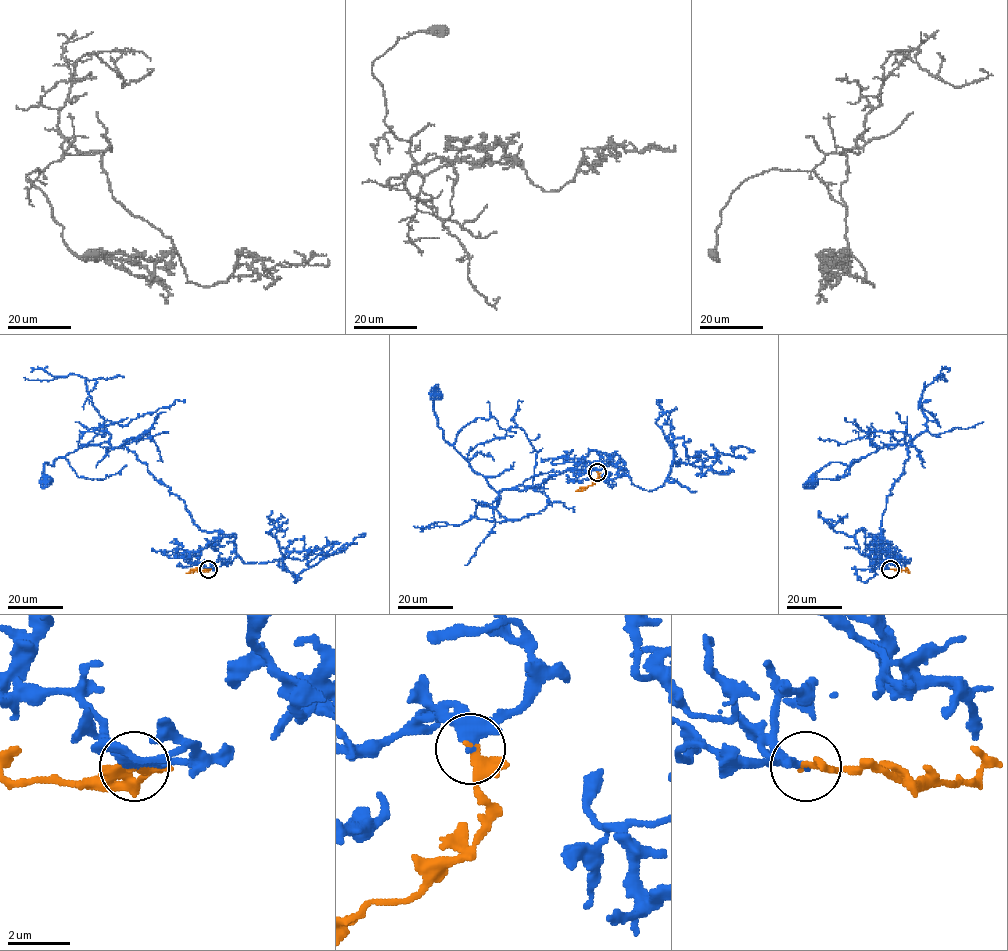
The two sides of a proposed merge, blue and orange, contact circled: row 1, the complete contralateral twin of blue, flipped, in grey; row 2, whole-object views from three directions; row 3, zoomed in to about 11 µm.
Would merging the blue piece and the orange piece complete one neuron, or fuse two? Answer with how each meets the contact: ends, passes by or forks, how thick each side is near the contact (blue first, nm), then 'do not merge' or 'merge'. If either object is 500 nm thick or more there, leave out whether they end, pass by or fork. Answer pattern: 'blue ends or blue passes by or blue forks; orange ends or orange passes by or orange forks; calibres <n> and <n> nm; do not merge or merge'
blue passes by; orange passes by; calibres 300 and 190 nm; merge

